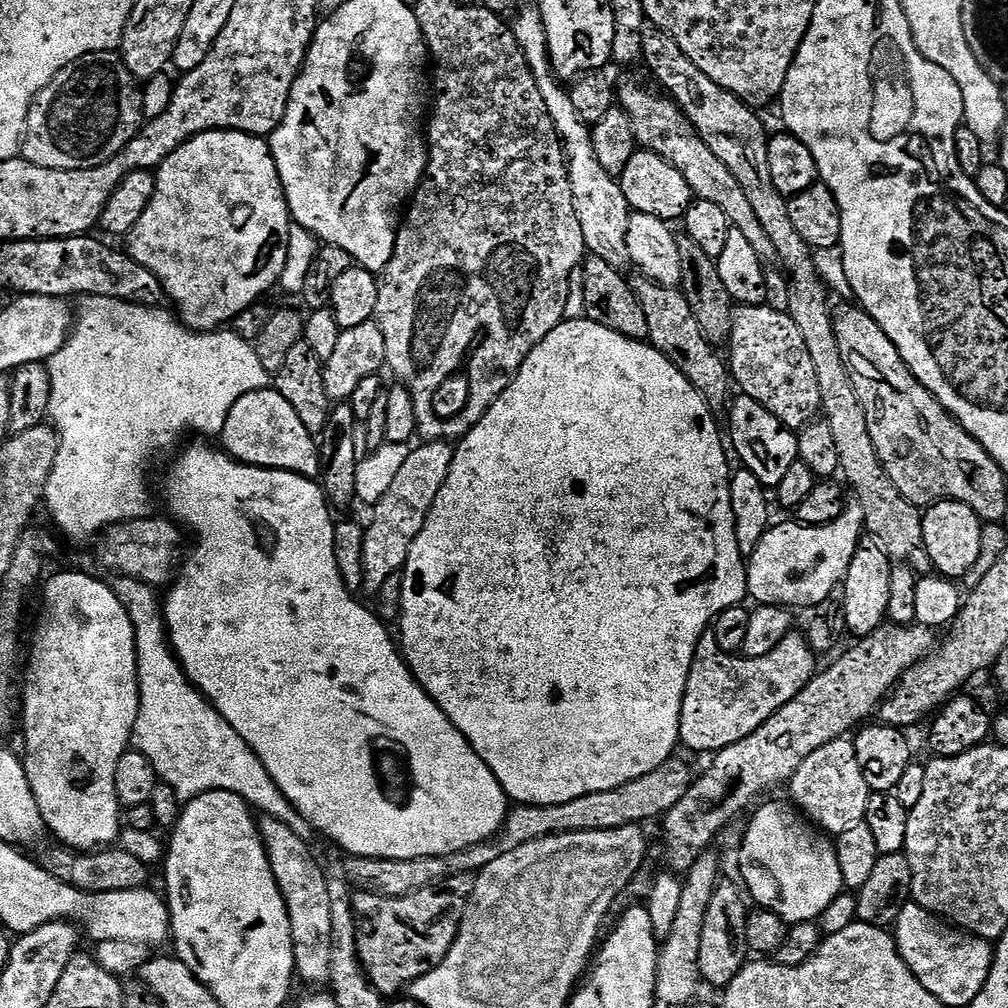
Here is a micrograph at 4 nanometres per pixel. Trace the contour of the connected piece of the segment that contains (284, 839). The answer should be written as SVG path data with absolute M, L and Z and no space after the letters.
M271 818L259 821L260 841L268 856L268 866L272 871L276 886L284 900L284 912L288 916L288 934L292 939L292 953L296 963L294 972L308 984L329 983L332 975L332 915L330 914L329 879L316 865L314 857L308 853L301 837L291 828Z

